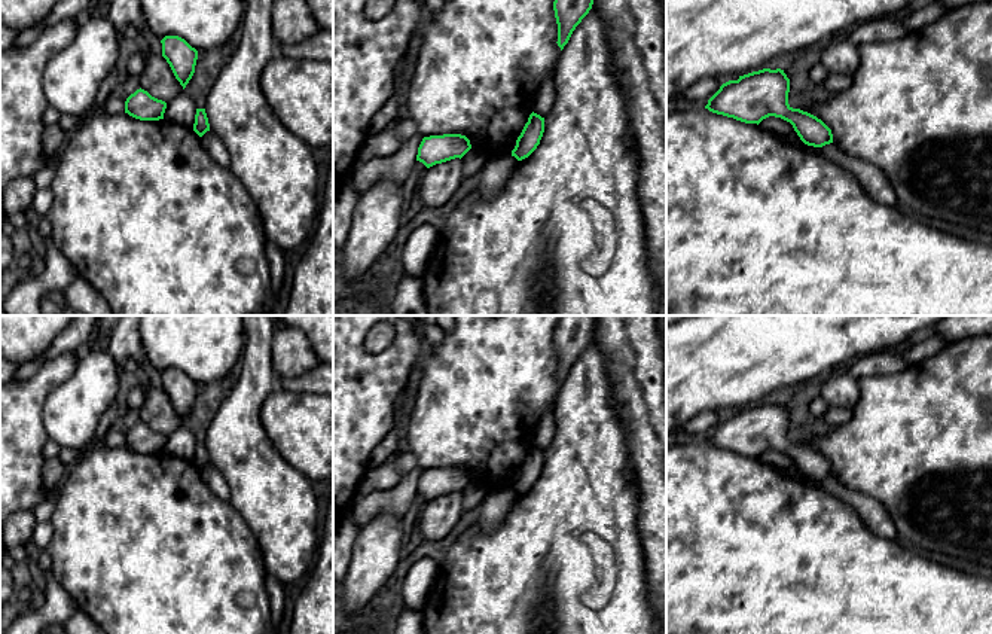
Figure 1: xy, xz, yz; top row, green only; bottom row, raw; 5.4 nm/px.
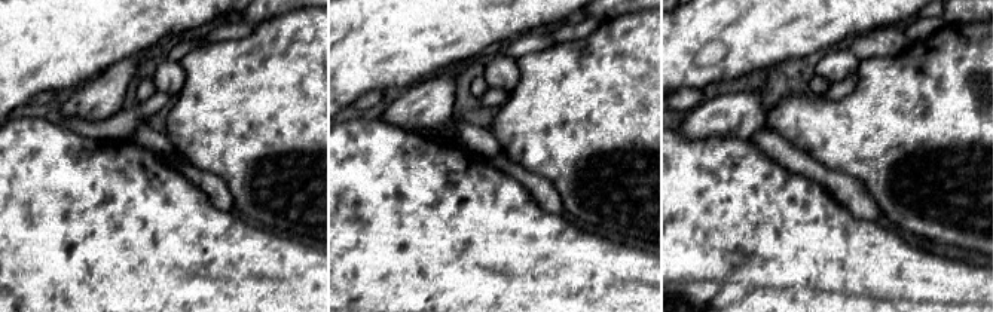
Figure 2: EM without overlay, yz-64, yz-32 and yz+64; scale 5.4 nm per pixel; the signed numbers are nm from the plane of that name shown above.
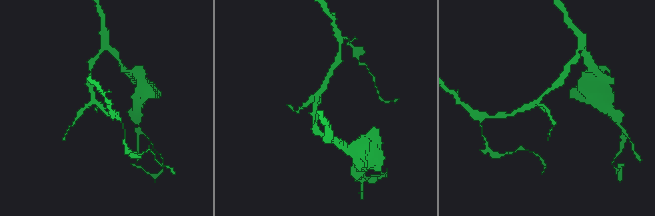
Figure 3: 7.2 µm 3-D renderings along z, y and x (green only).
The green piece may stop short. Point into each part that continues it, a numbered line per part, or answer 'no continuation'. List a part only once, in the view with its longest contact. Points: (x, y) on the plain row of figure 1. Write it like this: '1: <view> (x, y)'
no continuation

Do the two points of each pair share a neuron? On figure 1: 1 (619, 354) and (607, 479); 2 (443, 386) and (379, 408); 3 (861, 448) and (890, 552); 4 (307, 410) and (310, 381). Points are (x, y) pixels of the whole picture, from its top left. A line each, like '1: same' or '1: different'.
1: different
2: different
3: different
4: different

